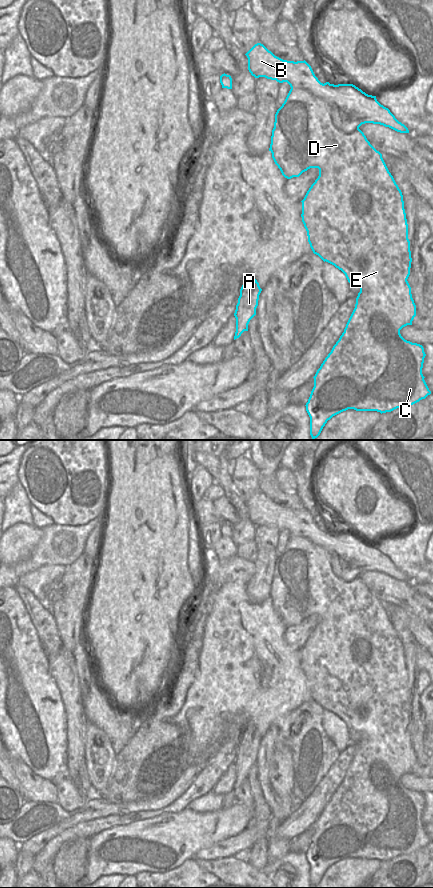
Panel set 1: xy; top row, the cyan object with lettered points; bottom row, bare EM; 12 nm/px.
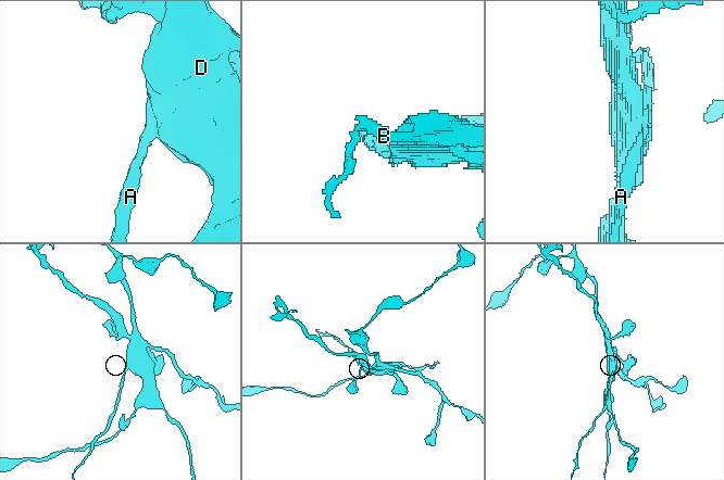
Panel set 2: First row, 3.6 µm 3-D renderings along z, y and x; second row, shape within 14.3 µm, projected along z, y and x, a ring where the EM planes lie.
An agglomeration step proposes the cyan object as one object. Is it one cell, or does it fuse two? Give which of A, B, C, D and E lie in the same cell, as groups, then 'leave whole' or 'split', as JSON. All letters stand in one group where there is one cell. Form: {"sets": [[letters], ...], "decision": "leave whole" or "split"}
{"sets": [["A", "C", "D", "E"], ["B"]], "decision": "split"}

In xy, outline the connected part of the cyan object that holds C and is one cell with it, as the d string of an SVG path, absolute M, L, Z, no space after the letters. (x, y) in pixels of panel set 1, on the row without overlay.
M291 536L284 551L275 562L269 599L282 623L299 625L310 616L318 616L319 624L307 639L302 650L302 670L314 702L341 718L349 731L360 733L355 756L344 780L325 806L314 826L306 859L310 865L310 883L317 886L333 864L354 857L356 859L391 860L409 855L431 842L422 822L426 804L422 793L405 788L400 778L412 773L416 753L407 729L411 716L408 672L401 638L389 620L382 602L358 577L347 582L335 575L331 556L311 540Z

